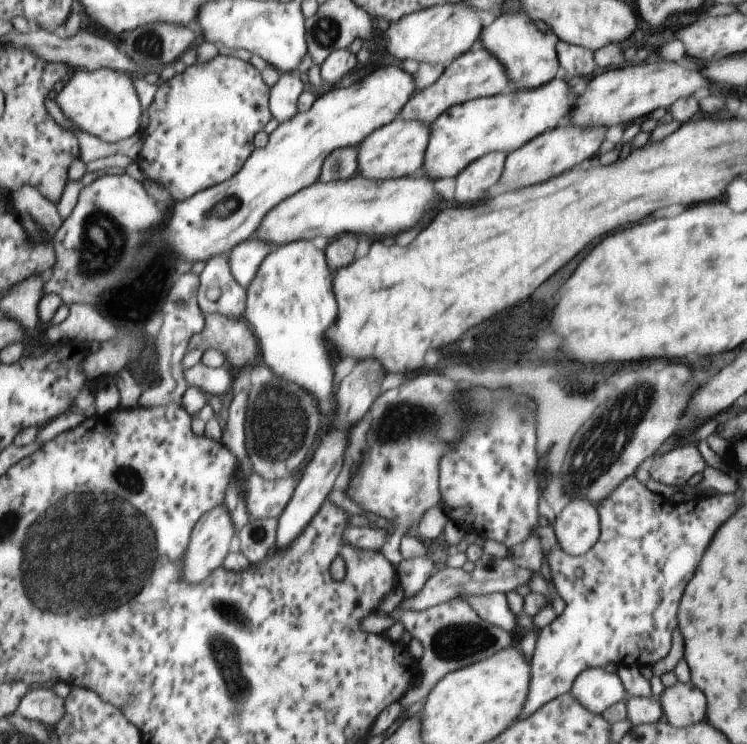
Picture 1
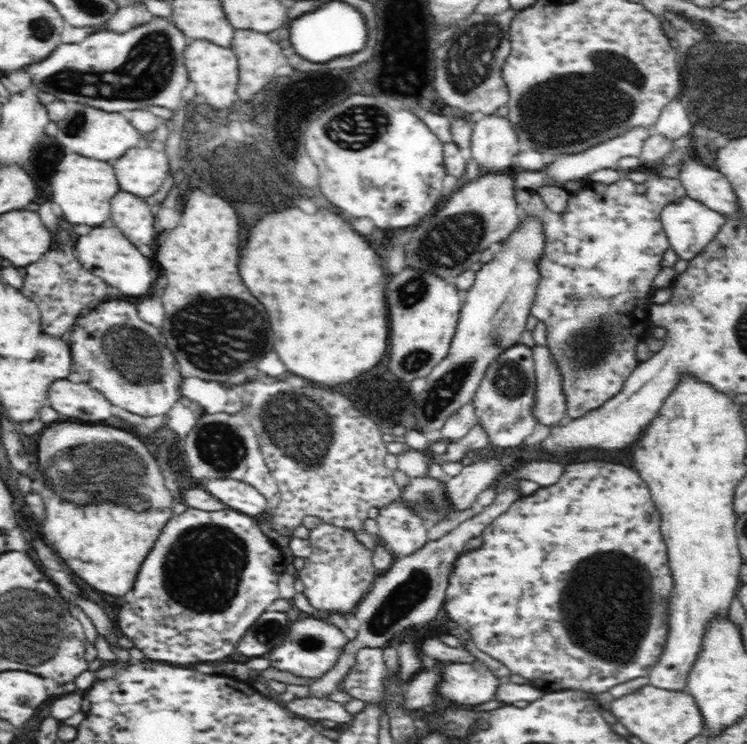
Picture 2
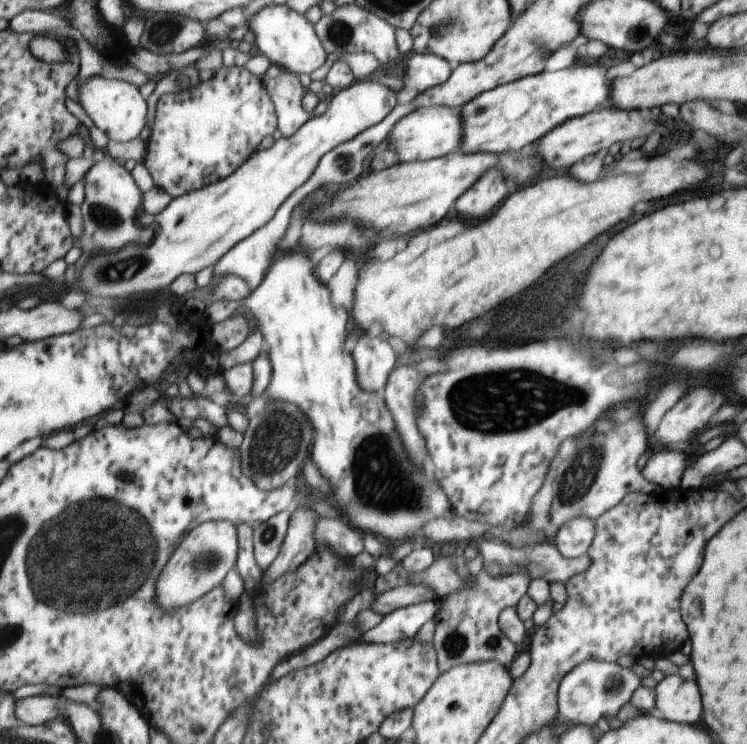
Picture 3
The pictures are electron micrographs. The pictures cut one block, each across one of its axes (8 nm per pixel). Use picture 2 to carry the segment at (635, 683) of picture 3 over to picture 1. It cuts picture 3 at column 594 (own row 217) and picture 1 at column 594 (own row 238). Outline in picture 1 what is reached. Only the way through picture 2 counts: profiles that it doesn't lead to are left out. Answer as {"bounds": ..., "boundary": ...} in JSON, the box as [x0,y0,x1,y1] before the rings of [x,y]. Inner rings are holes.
{"bounds":[569,668,628,714],"boundary":[[[600,668],[582,670],[572,682],[569,692],[586,709],[597,714],[628,696],[617,675]]]}

